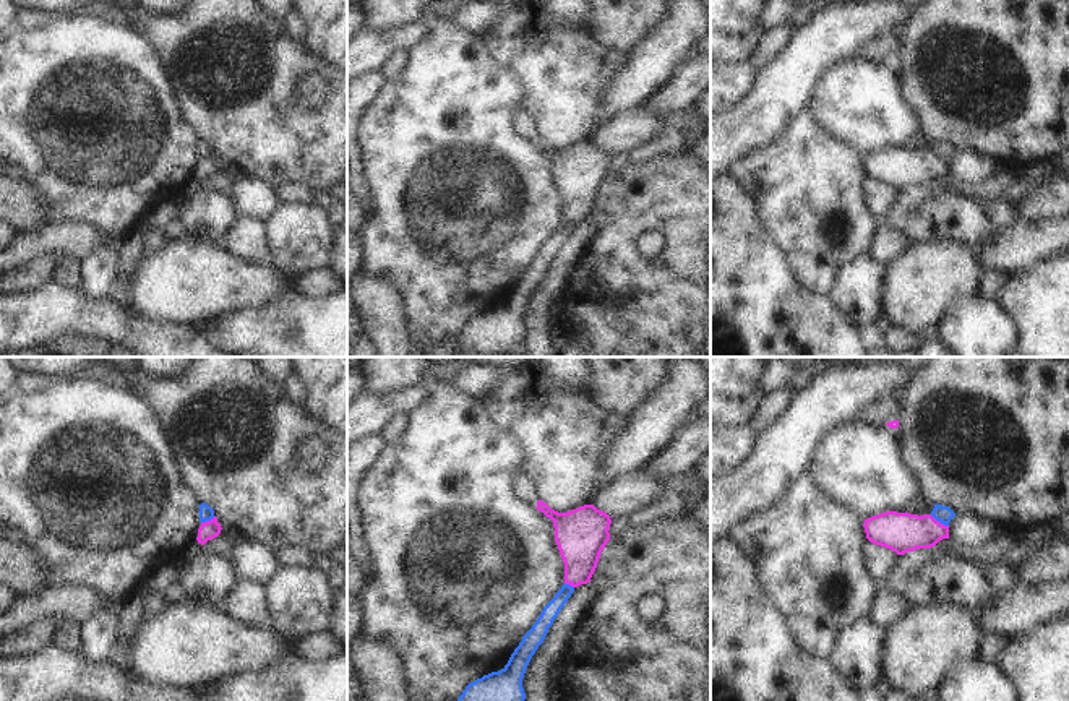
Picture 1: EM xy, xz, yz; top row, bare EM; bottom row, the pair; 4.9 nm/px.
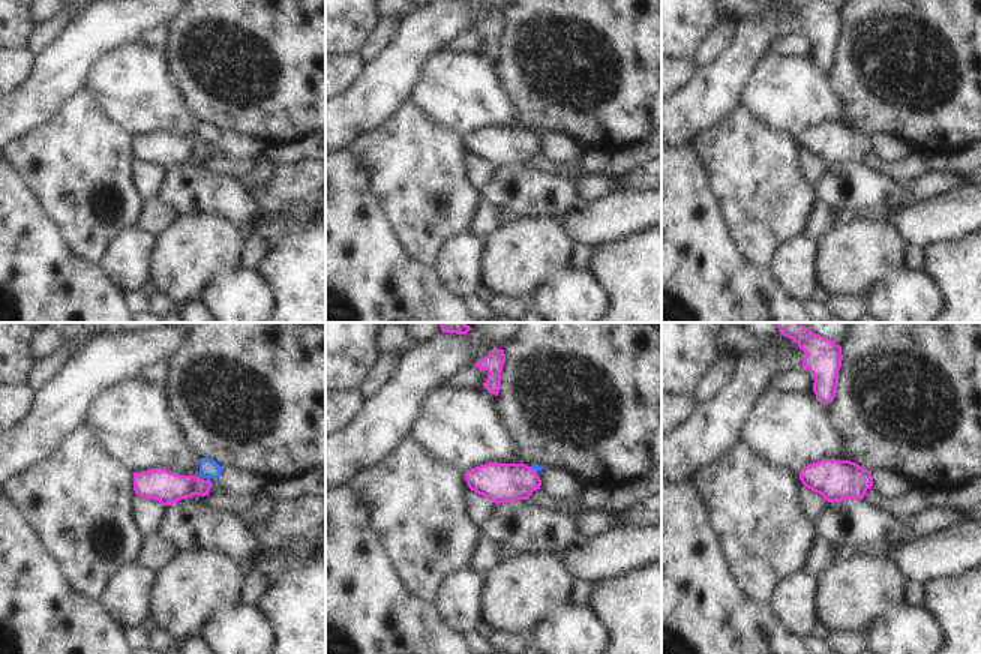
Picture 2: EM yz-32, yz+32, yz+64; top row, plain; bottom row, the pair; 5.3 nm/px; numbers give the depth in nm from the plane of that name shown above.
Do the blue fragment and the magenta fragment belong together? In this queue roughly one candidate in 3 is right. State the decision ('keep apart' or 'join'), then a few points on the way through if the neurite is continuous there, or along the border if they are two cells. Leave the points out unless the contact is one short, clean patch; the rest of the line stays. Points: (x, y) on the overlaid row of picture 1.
keep apart | along yz (930, 515), (948, 526)

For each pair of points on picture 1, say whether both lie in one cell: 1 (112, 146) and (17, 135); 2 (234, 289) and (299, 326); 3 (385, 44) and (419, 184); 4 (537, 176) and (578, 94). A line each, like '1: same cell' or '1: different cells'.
1: same cell
2: different cells
3: different cells
4: different cells

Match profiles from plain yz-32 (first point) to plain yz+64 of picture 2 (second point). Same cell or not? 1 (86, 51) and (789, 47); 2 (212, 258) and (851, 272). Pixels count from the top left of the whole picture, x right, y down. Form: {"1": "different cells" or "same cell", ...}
{"1": "different cells", "2": "same cell"}

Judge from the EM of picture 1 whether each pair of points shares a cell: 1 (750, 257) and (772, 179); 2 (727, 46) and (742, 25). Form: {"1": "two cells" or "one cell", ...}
{"1": "two cells", "2": "one cell"}

